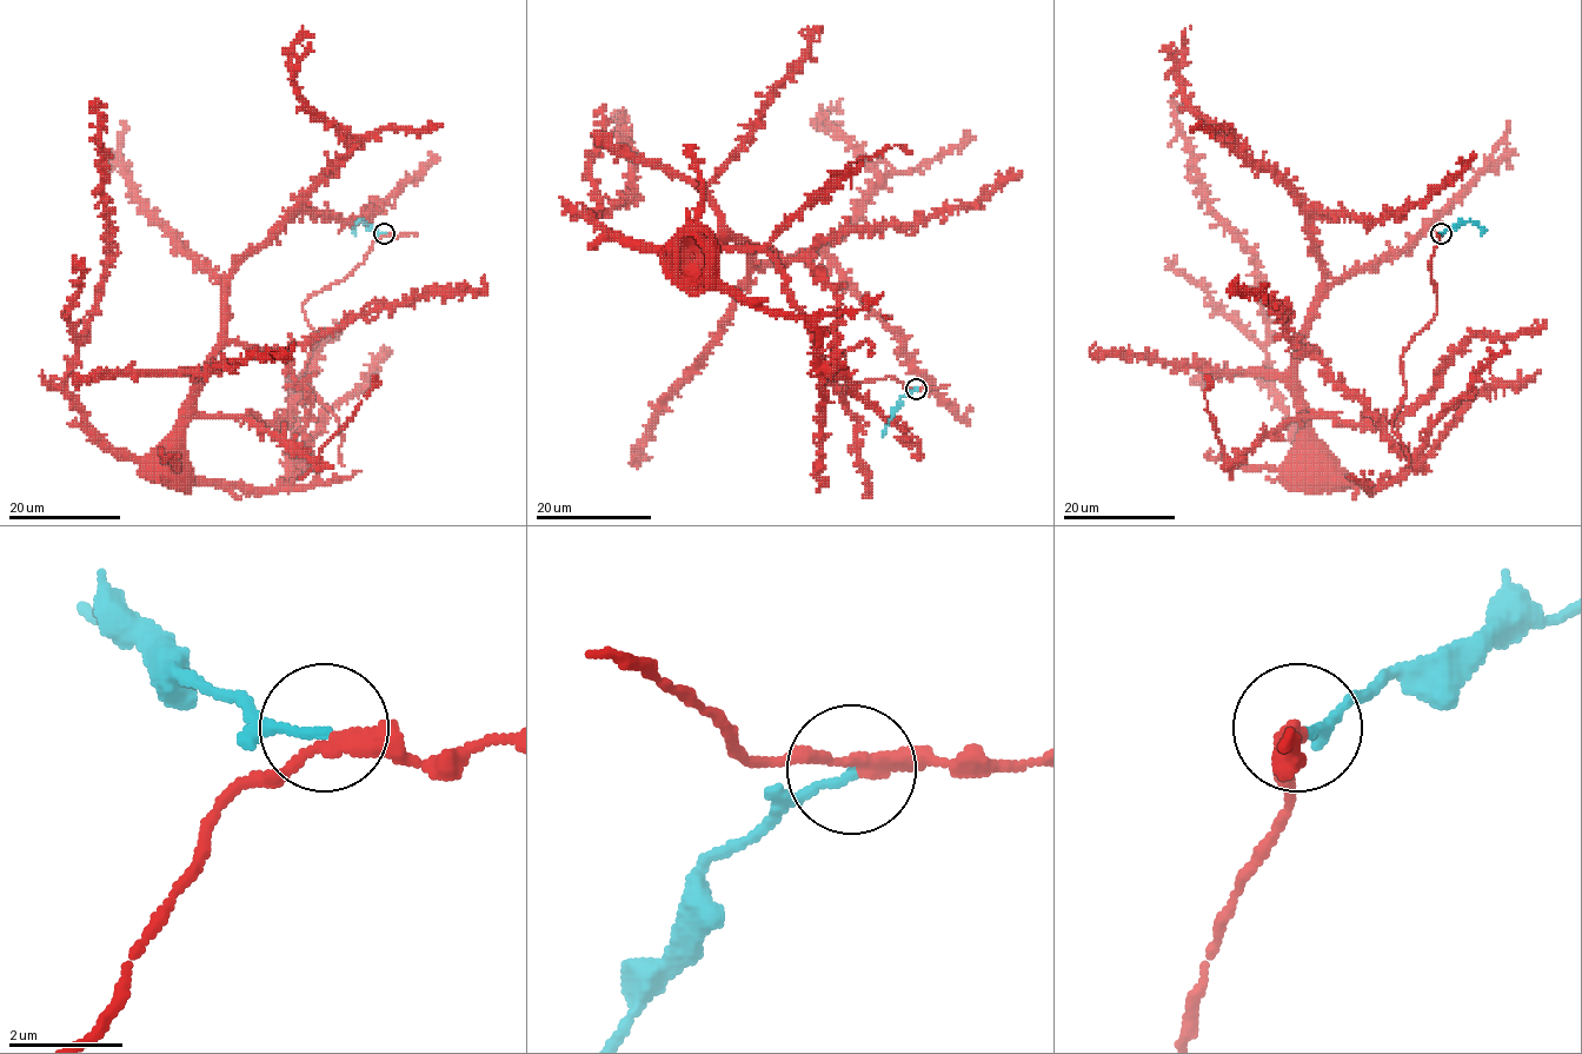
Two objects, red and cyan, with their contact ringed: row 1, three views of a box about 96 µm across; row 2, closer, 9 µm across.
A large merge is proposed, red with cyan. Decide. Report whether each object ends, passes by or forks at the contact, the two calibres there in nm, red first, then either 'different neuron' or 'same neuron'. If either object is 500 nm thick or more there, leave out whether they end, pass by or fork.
red passes by | cyan ends | 240/160 nm | different neuron

